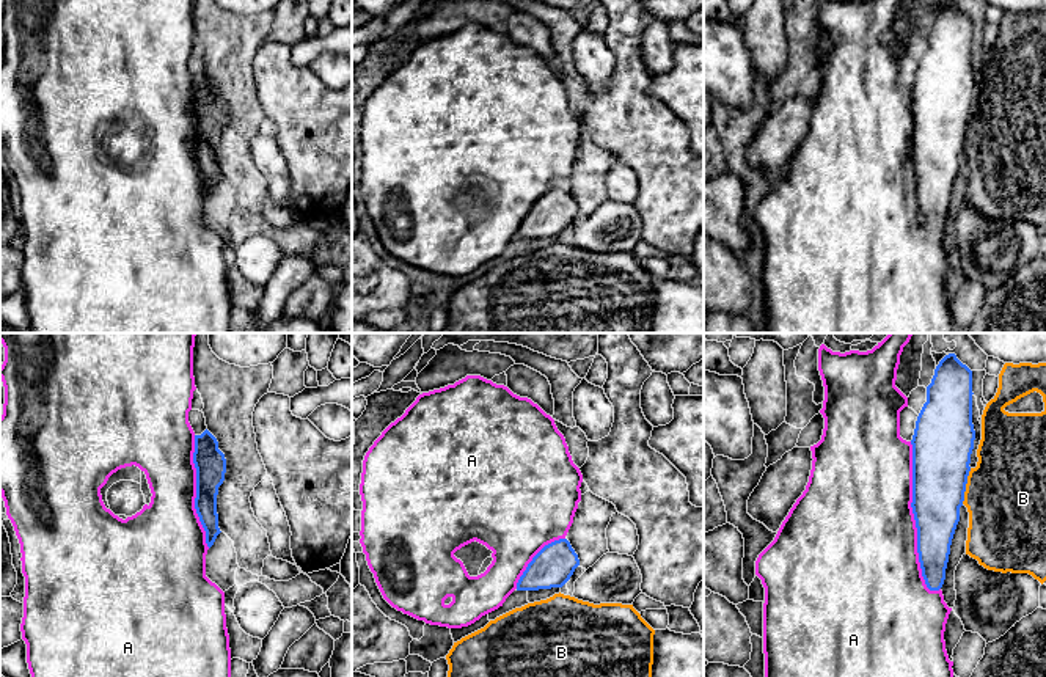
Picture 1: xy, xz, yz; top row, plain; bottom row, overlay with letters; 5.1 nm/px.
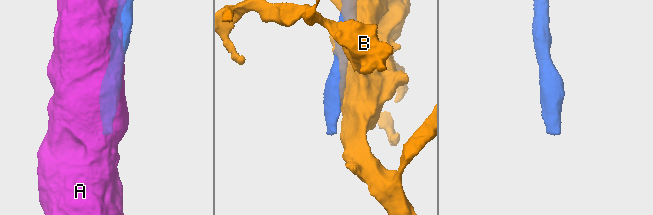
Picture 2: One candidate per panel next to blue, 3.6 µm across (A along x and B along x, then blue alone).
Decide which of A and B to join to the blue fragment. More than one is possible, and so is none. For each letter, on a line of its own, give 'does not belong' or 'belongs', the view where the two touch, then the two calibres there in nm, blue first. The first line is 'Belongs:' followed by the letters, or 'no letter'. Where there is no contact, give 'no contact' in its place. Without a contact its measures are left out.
Belongs: A
A: belongs | yz | 280/500 nm
B: does not belong | yz | 300/420 nm

